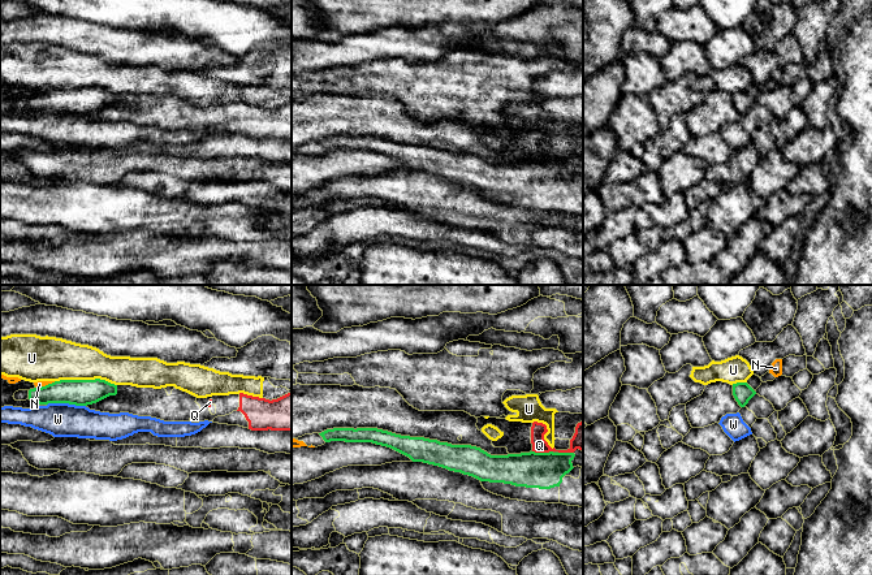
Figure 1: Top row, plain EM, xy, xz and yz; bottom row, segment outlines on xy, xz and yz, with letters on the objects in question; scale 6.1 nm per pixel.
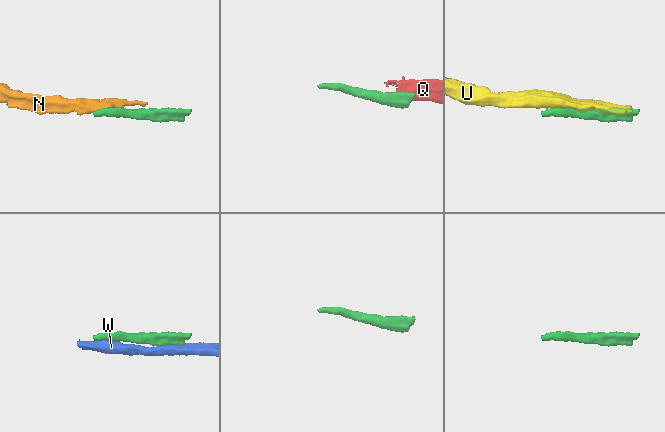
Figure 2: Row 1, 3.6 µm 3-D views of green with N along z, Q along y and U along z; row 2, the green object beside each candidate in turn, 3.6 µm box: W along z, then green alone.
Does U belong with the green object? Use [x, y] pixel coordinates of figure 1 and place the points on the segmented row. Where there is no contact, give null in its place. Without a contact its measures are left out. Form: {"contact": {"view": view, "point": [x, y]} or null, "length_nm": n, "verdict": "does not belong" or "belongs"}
{"contact": {"view": "xy", "point": [86, 380]}, "length_nm": 380, "verdict": "does not belong"}

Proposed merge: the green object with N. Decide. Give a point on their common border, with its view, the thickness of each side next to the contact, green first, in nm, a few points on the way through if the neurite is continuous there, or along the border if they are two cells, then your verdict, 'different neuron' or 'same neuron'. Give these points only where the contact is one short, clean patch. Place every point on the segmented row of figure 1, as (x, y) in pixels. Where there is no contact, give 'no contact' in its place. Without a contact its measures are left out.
contact xy (46, 385); calibres 160 and 50 nm; way xy (74, 392), (52, 392), (46, 385), (39, 384); same neuron

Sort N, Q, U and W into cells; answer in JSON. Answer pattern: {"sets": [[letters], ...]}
{"sets": [["N"], ["Q"], ["U"], ["W"]]}

